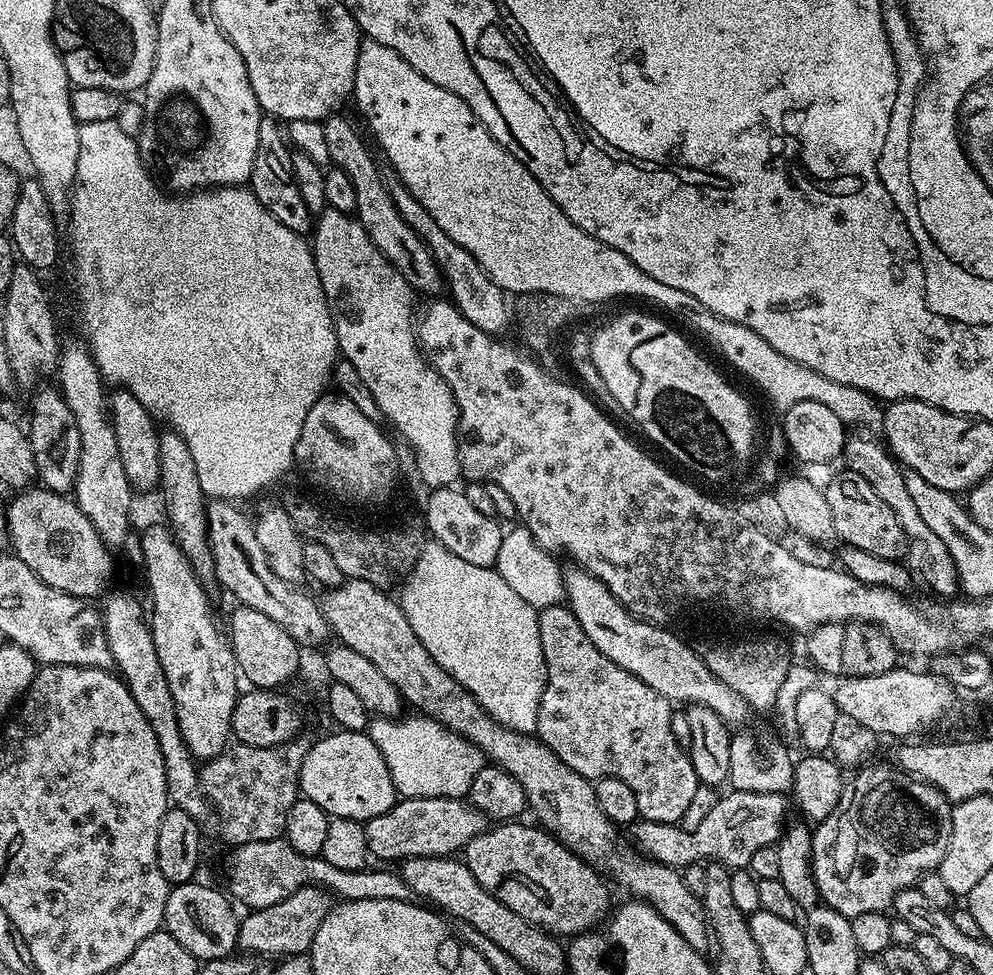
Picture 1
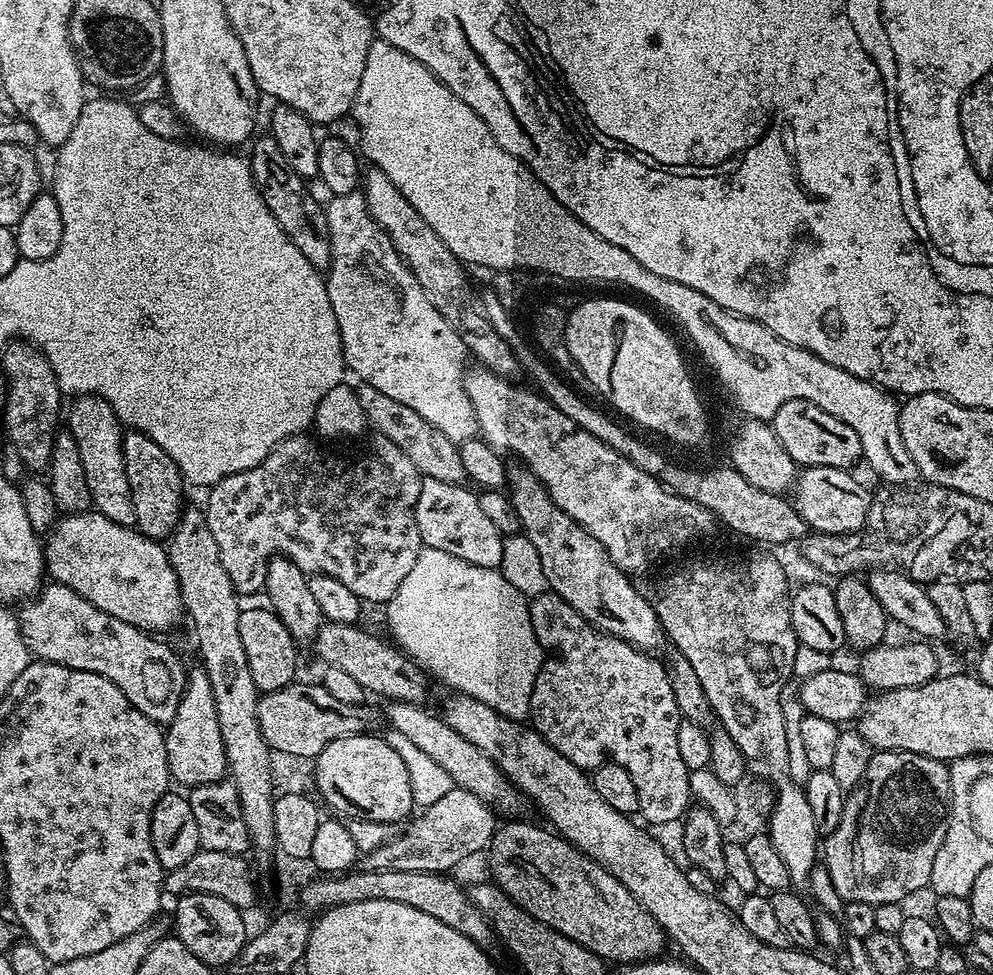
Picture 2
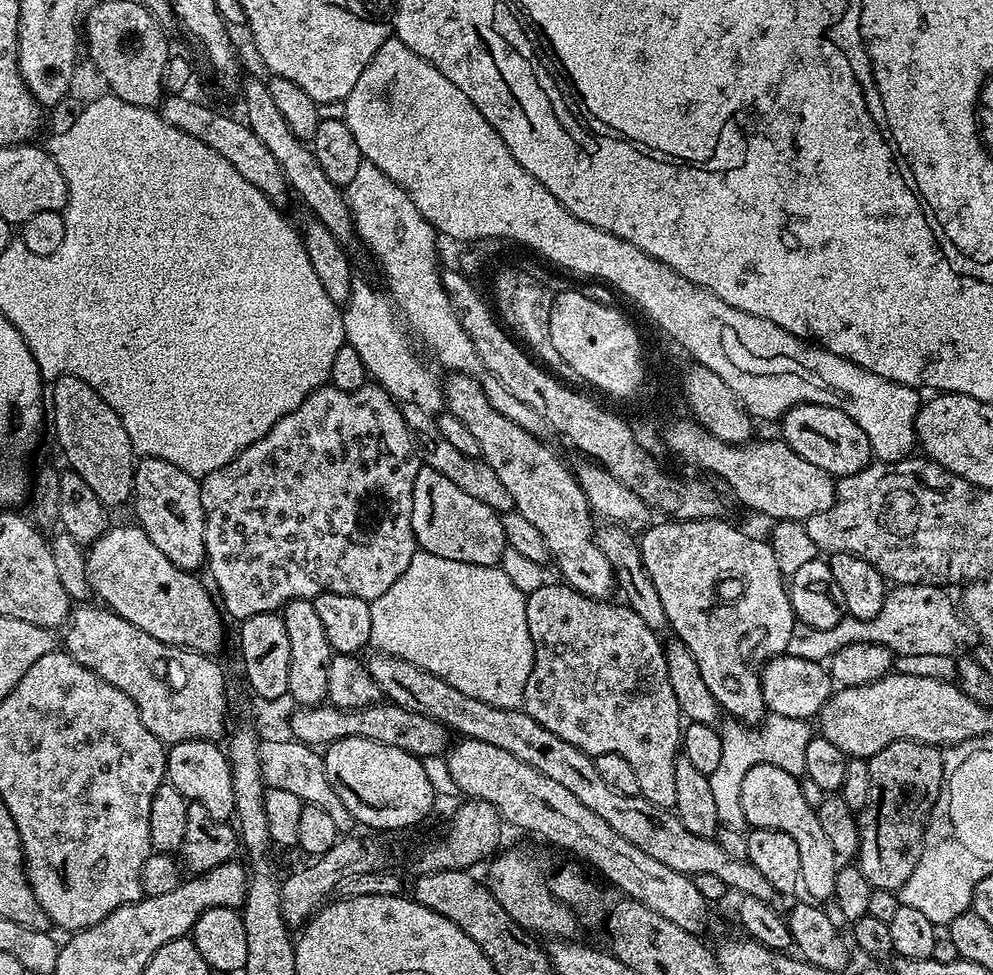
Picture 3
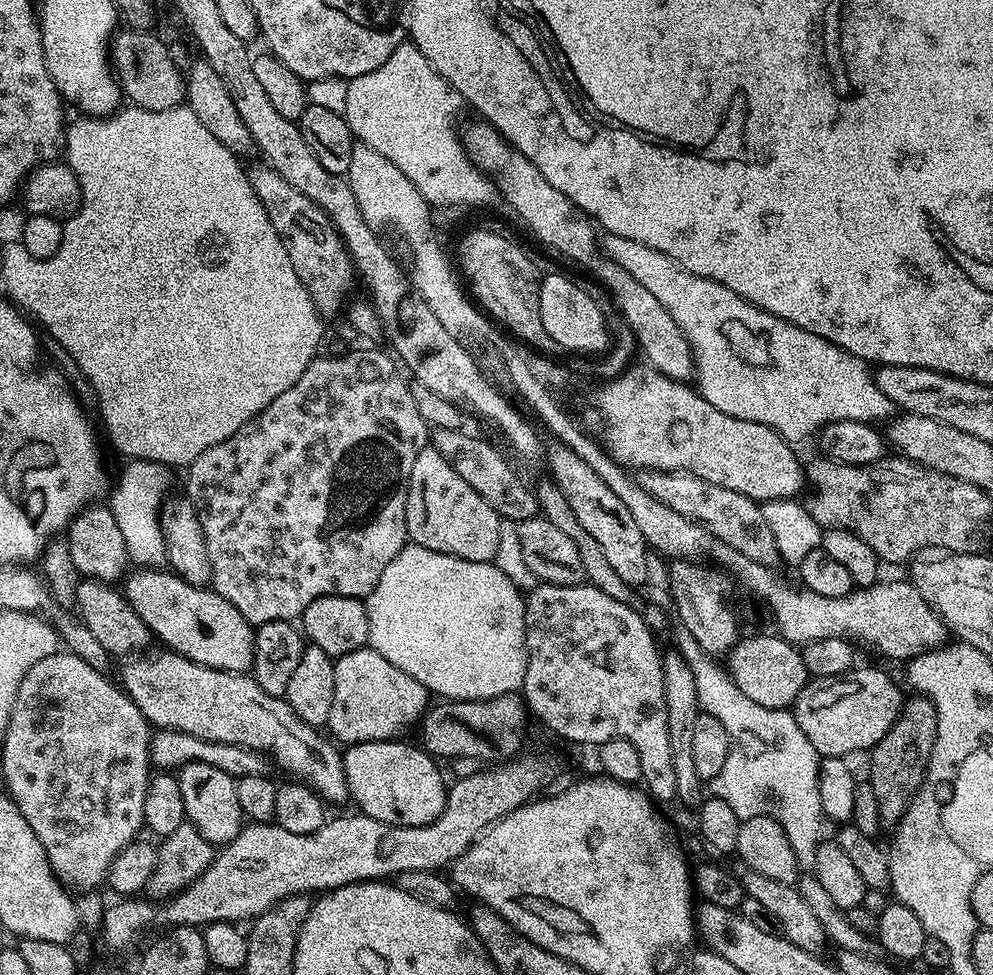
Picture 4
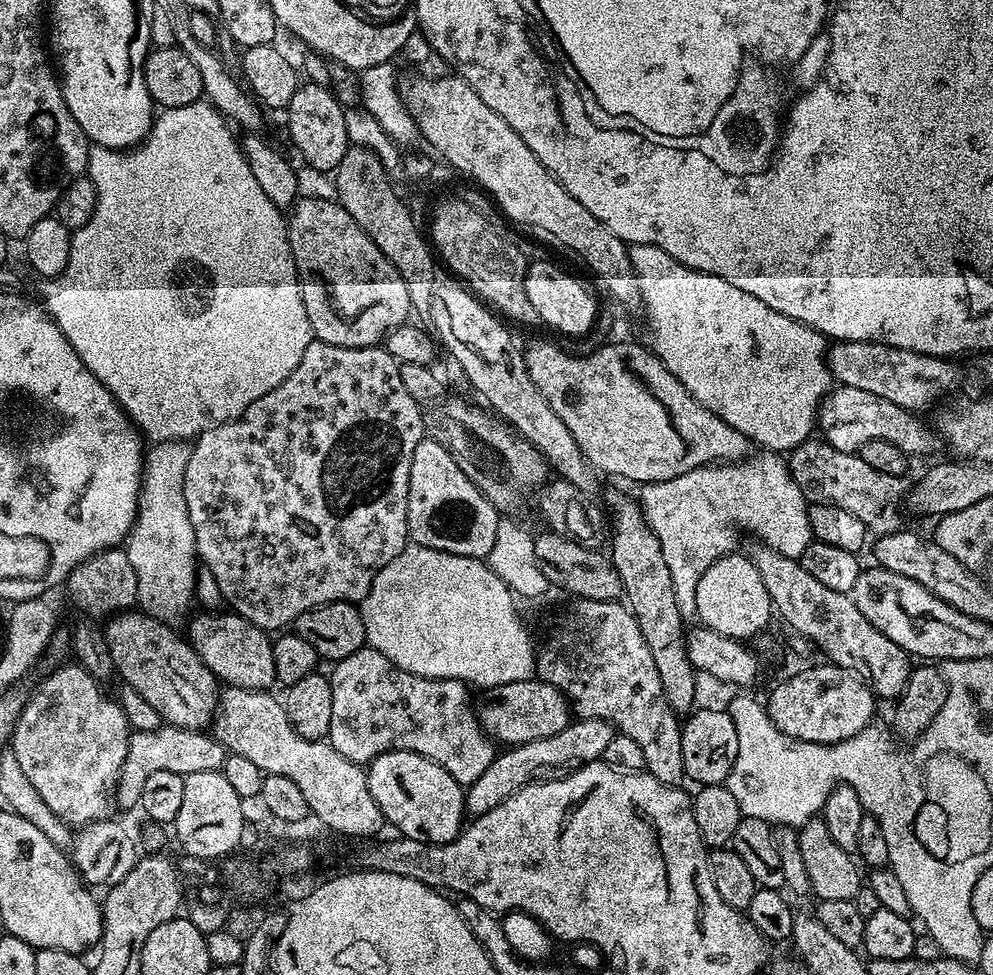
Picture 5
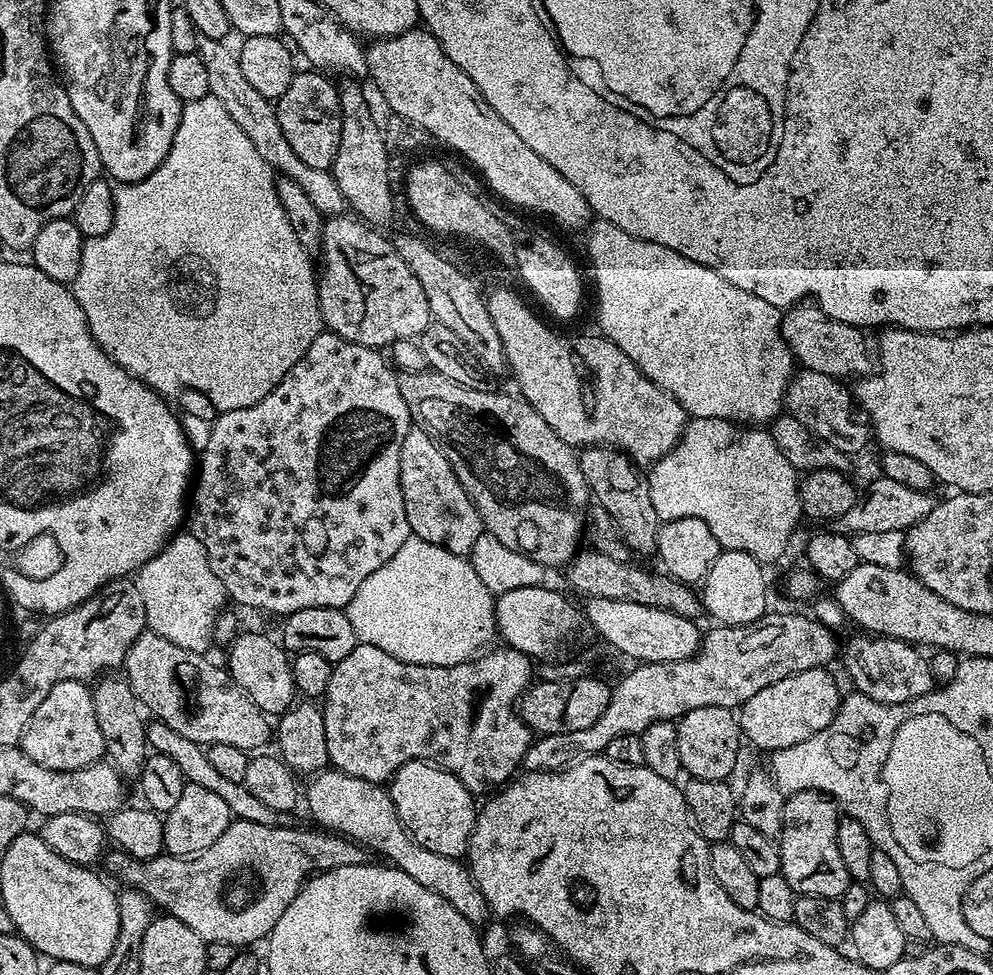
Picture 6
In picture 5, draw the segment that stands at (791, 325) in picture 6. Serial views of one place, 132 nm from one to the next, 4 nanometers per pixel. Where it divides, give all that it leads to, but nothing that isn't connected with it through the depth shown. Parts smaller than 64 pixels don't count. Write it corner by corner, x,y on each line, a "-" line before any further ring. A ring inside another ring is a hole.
837,340
827,349
828,368
837,385
854,386
878,394
878,398
890,398
894,406
902,406
907,412
923,413
923,408
936,404
960,380
960,372
951,359
943,356
927,356
910,350
902,350
874,342

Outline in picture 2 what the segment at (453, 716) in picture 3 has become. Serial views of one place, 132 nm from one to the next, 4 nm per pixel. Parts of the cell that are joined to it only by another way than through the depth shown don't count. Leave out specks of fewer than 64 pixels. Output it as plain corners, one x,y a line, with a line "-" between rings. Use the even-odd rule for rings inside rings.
323,623
314,641
316,652
329,668
351,674
365,693
385,696
385,701
410,702
423,705
428,696
429,677
416,661
397,650
387,639
379,640
372,632
356,624

